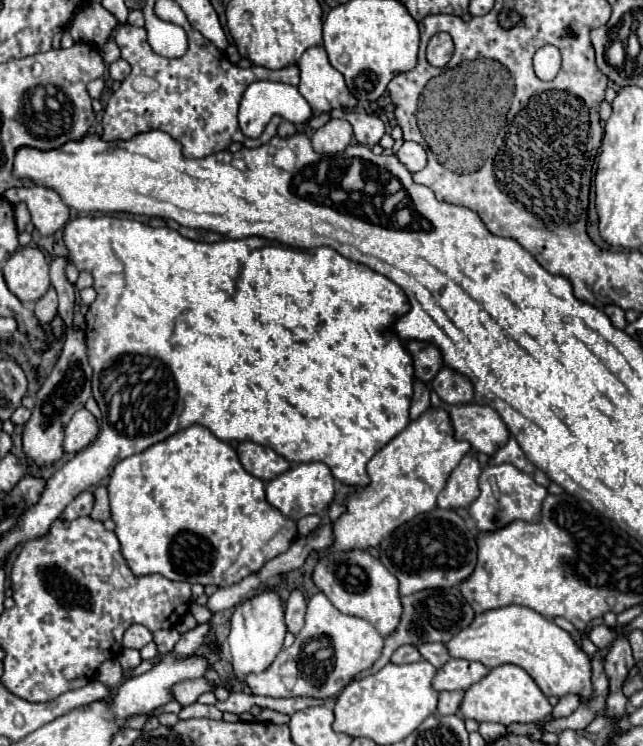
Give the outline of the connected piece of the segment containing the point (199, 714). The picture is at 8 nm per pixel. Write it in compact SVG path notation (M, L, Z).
M201 702L183 706L183 710L179 712L179 718L181 718L181 720L187 720L187 718L213 718L213 720L219 720L221 716L223 716L221 710L217 710L215 706L201 704Z

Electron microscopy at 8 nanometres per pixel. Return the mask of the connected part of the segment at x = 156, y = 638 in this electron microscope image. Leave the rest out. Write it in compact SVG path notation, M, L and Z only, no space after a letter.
M167 628L167 630L157 630L153 634L153 642L157 644L157 650L159 654L167 654L173 650L173 646L177 644L179 640L179 632L175 628Z

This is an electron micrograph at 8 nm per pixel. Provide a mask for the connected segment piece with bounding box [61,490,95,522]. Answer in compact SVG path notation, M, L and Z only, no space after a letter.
M85 490L85 492L81 492L81 494L63 510L61 518L71 522L71 520L75 520L75 518L79 518L79 516L89 516L91 510L93 510L93 502L95 502L93 492Z

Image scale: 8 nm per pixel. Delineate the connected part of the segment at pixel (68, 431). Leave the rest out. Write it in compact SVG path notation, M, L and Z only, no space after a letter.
M85 408L77 410L65 428L63 450L69 454L77 454L79 450L83 450L85 446L89 446L95 440L97 432L99 432L99 424L97 424L95 416Z

